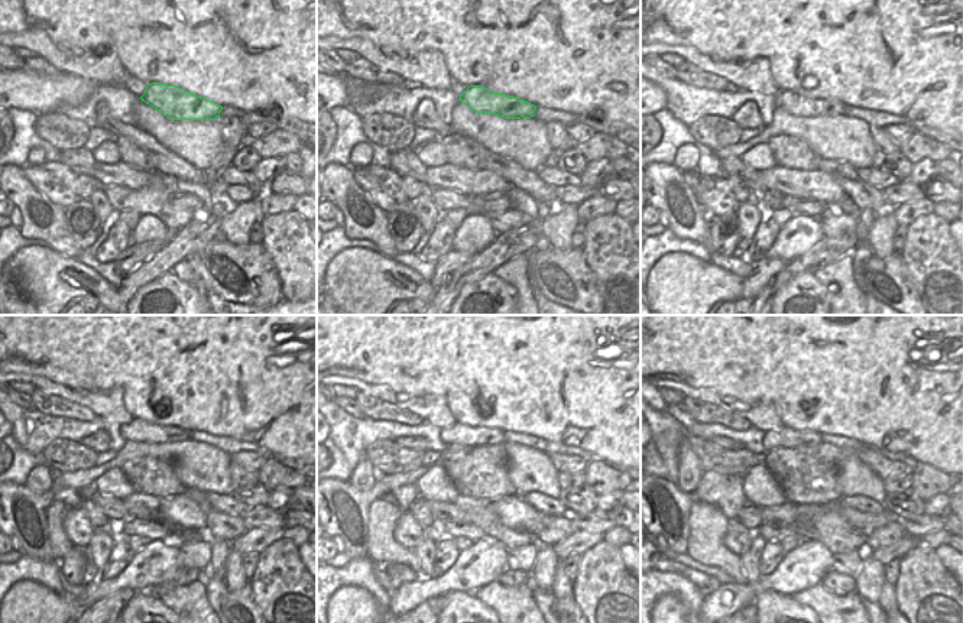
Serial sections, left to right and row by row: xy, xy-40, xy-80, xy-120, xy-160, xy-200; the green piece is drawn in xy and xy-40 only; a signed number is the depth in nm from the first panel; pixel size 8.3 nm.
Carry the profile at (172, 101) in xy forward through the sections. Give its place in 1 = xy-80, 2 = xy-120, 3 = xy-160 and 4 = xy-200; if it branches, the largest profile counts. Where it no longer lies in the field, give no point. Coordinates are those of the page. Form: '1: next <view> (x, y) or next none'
1: next xy-80 (793, 103)
2: next xy-120 (138, 430)
3: next xy-160 (464, 435)
4: next xy-200 (785, 437)

